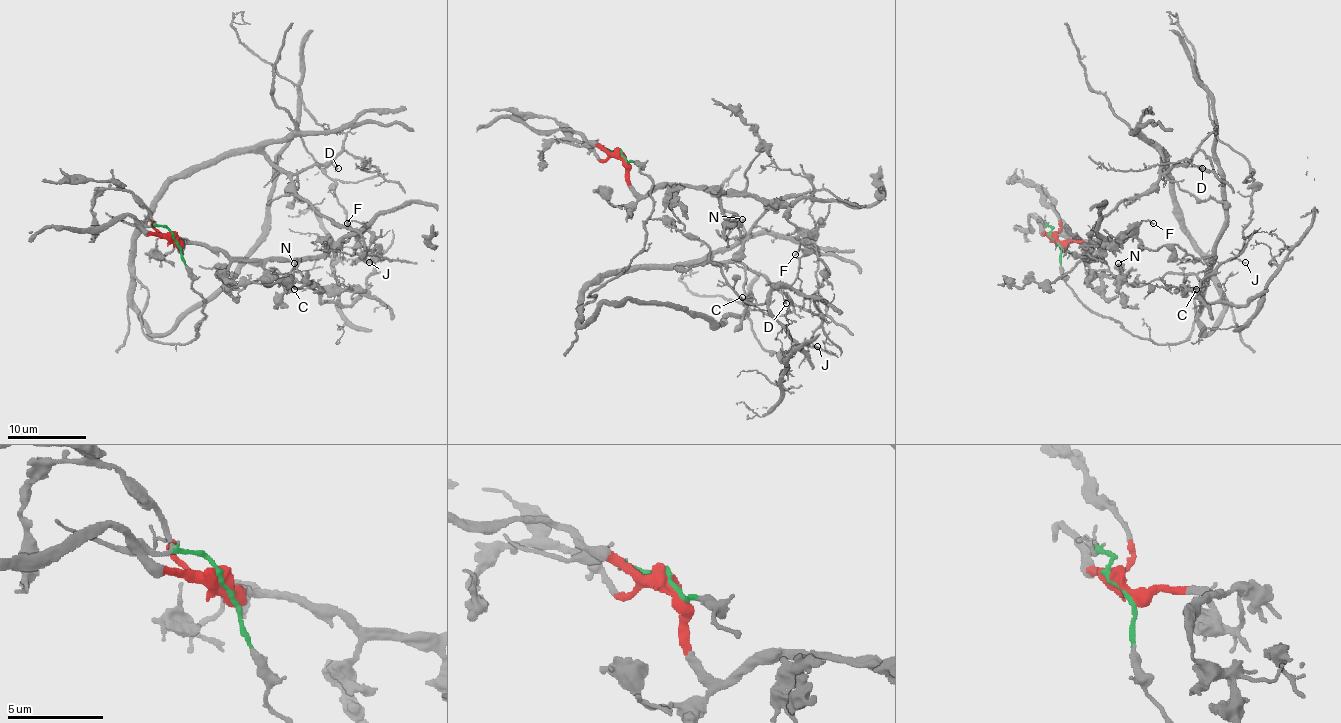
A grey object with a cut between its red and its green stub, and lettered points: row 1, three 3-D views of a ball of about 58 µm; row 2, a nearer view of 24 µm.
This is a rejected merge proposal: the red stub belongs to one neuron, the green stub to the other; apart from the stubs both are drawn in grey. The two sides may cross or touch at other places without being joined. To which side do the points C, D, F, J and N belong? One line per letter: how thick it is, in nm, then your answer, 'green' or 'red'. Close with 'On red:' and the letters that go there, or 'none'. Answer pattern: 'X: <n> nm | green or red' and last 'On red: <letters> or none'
C: 100 nm | red
D: 120 nm | green
F: 160 nm | red
J: 100 nm | red
N: 150 nm | red
On red: C, F, J, N

